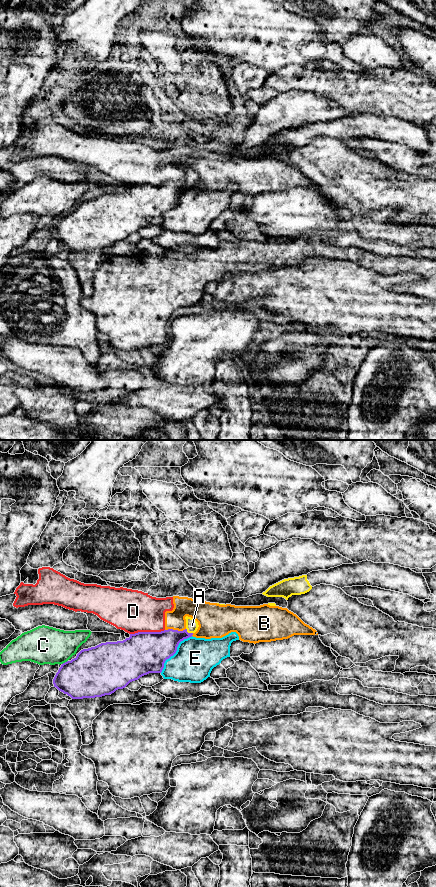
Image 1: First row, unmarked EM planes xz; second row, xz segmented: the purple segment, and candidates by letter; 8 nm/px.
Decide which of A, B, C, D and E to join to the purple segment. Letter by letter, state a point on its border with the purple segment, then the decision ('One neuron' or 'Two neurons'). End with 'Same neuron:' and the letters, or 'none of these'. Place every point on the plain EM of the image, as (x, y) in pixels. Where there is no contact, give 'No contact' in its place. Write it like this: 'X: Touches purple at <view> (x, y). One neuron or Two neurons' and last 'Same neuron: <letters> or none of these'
A: Touches purple at xz (187, 184). One neuron
B: Touches purple at xz (175, 182). Two neurons
C: Touches purple at xz (65, 214). Two neurons
D: Touches purple at xz (147, 184). Two neurons
E: Touches purple at xz (175, 204). Two neurons
Same neuron: A

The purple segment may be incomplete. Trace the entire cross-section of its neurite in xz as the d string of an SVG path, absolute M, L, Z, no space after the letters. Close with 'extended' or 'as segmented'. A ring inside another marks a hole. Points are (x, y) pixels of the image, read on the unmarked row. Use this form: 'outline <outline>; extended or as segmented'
outline M186 168L185 171L183 183L138 184L123 193L101 195L81 202L74 211L61 217L53 231L54 239L72 251L95 250L123 241L149 225L161 225L165 213L176 205L179 195L192 189L199 179L194 170Z; extended

